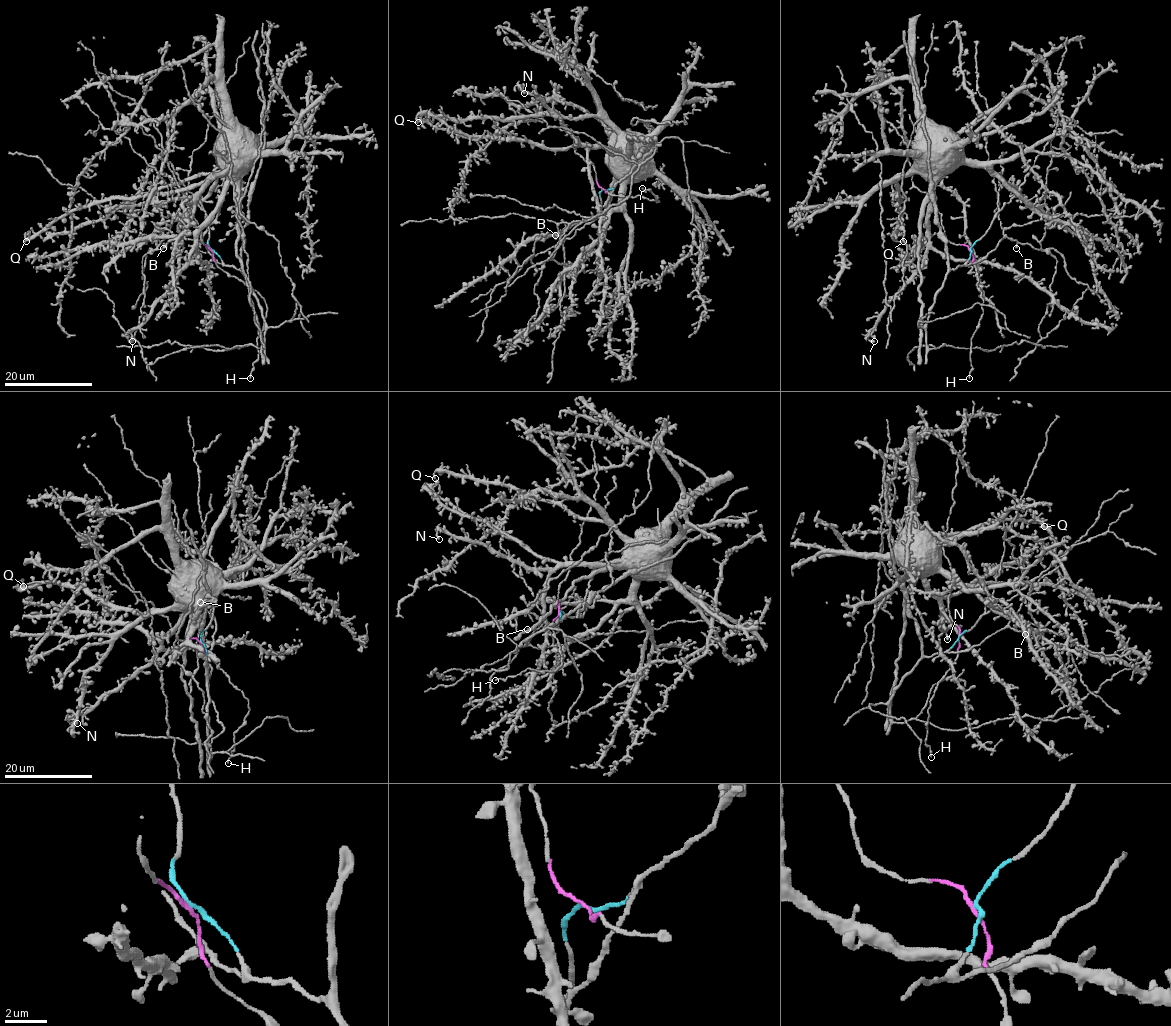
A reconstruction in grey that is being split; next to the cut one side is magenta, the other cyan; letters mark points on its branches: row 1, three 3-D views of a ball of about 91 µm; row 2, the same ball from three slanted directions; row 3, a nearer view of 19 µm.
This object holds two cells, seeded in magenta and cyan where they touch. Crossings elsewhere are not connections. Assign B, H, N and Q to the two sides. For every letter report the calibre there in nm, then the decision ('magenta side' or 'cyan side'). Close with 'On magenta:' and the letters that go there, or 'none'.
B: calibre 300 nm; cyan side
H: calibre 180 nm; magenta side
N: calibre 320 nm; magenta side
Q: calibre 240 nm; magenta side
On magenta: H, N, Q

